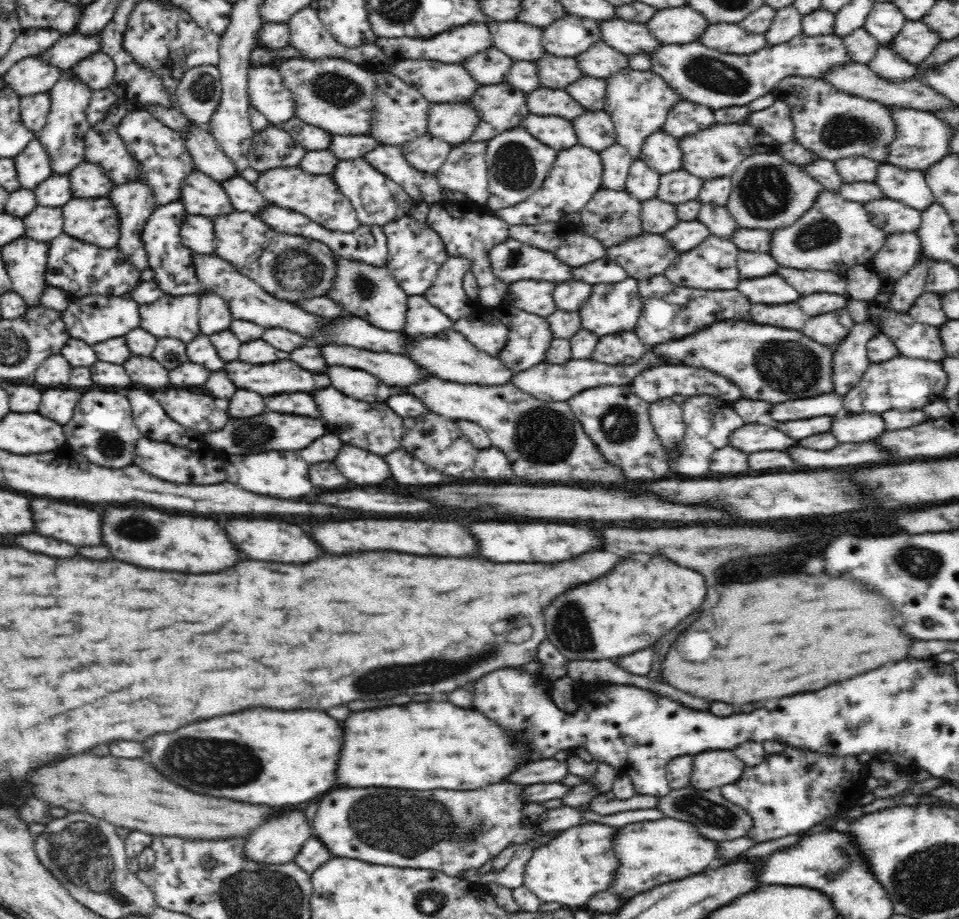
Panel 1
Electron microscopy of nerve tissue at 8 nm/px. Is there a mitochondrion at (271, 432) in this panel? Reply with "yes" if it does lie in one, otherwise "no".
yes

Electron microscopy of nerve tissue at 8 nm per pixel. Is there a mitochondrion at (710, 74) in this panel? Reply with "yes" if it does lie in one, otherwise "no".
yes

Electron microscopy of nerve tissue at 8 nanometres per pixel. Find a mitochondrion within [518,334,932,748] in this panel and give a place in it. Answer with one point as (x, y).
(790, 367)

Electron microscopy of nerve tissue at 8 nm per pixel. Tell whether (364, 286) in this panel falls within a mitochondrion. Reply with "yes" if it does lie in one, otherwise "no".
yes

